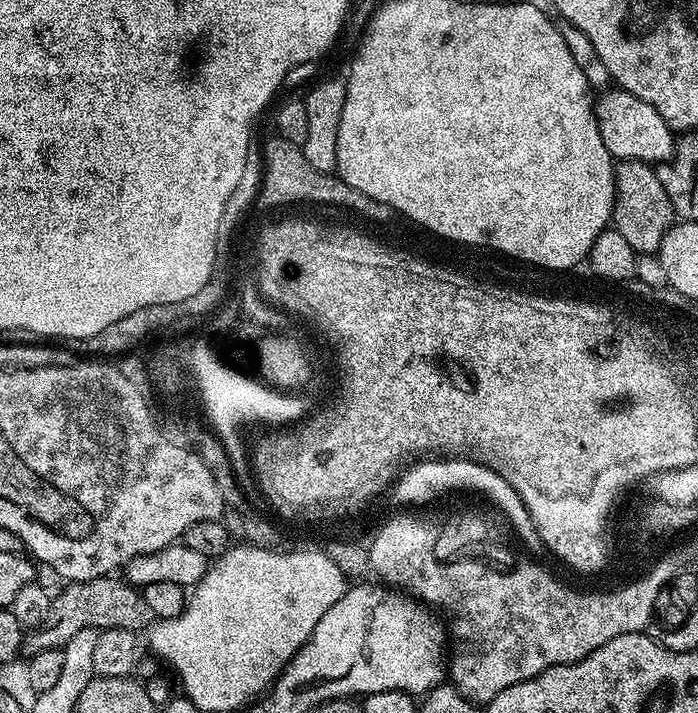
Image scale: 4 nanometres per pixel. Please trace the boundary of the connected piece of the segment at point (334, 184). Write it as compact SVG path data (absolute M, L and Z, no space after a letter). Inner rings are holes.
M271 137L268 146L263 151L263 178L257 205L273 210L281 199L291 194L293 197L315 196L320 200L336 200L342 206L353 207L354 210L364 211L371 223L390 222L396 218L392 206L378 202L370 195L354 189L335 173L320 172L306 162L303 149L299 145L288 143L280 137Z

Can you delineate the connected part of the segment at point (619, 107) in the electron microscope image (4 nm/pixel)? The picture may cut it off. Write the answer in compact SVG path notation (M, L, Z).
M613 87L599 93L594 107L602 142L606 142L606 150L617 161L640 160L644 164L658 165L671 160L674 133L650 102L642 102L642 98L634 98L634 94Z

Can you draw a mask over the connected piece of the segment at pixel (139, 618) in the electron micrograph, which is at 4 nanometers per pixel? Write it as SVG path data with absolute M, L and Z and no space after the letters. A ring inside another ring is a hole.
M115 575L99 576L93 580L77 580L64 586L60 593L55 593L52 596L52 605L48 611L48 616L44 619L42 626L34 628L25 637L24 648L30 654L41 652L47 648L63 649L64 644L70 642L70 638L74 638L74 634L78 634L78 630L86 630L87 628L95 628L97 630L121 628L122 630L130 630L140 634L151 628L153 623L152 611L150 606L146 606L146 598L141 589L125 582L123 579L117 578Z

